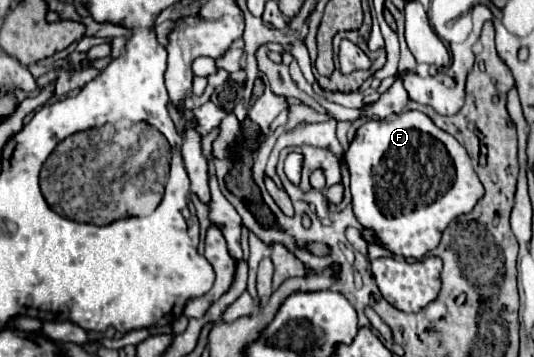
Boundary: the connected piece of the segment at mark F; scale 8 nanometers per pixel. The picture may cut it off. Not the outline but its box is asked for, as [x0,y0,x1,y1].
[345,111,485,259]

